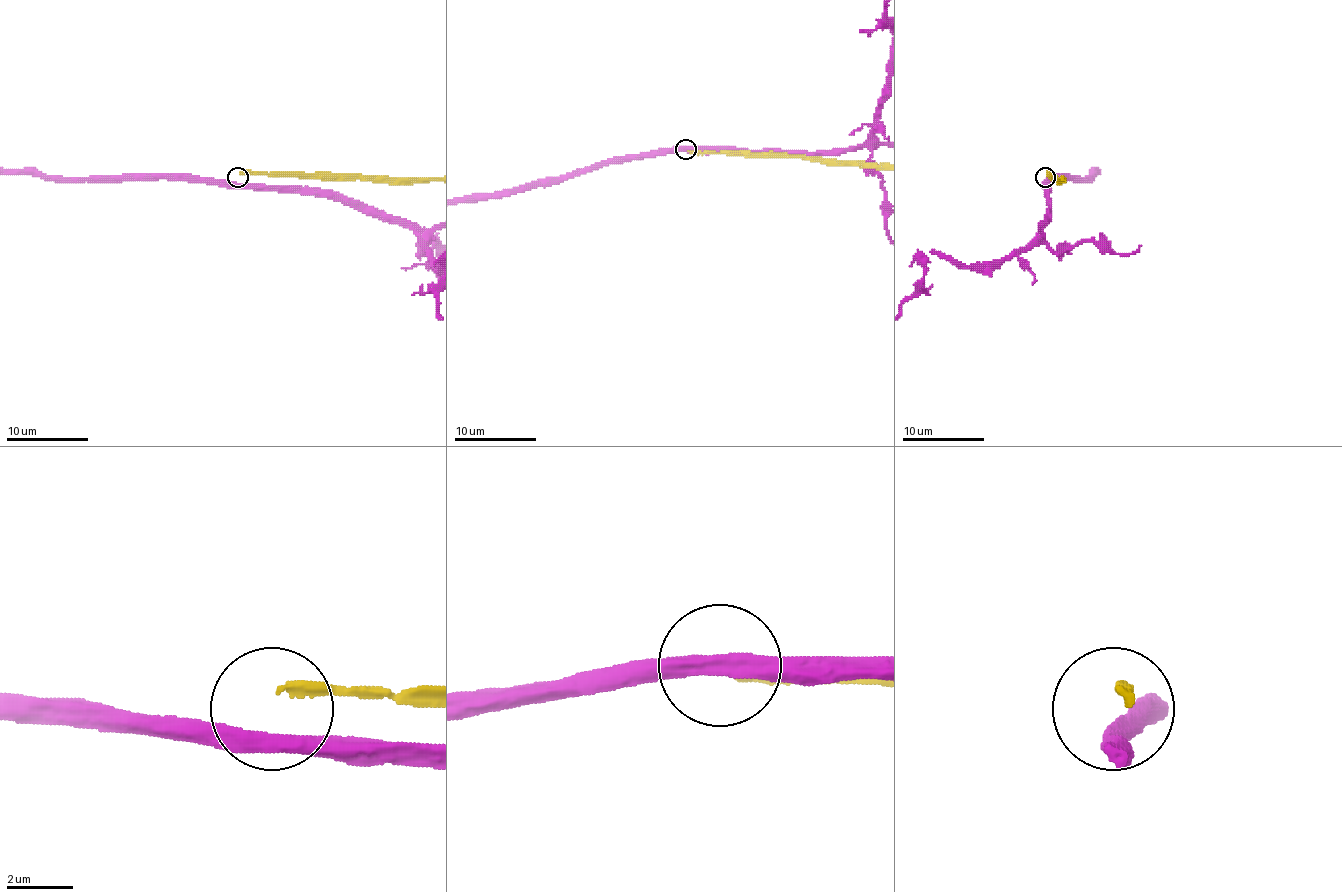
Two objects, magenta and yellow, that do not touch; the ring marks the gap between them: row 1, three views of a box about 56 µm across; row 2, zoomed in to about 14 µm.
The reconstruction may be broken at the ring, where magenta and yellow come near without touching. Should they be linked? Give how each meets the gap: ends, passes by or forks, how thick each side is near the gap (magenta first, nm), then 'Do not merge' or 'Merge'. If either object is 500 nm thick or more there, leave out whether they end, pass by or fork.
Thickness 500 nm (magenta) against 280 nm. Do not merge

